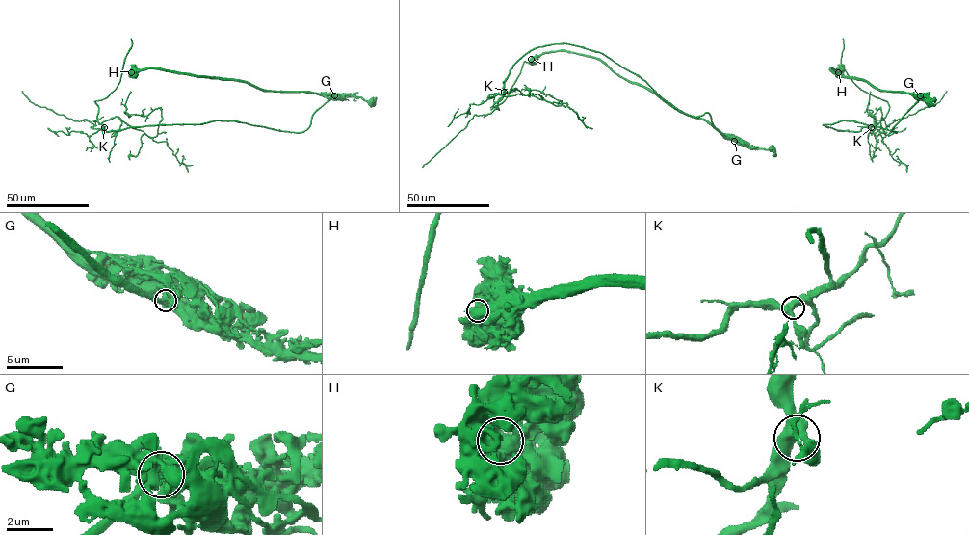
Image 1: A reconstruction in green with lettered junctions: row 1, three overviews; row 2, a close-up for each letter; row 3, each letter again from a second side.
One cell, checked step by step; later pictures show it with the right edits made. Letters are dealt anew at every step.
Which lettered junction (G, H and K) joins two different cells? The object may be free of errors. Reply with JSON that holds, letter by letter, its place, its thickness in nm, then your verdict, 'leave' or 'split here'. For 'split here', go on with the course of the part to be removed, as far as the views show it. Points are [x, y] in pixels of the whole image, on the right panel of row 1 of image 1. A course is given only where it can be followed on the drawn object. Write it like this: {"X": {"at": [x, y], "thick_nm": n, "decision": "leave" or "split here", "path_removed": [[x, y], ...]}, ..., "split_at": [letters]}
{"G": {"at": [920, 95], "thick_nm": 550, "decision": "split here", "path_removed": [[920, 96], [895, 132], [823, 124], [859, 131], [874, 116], [885, 137], [881, 108], [867, 112], [870, 91]]}, "H": {"at": [838, 72], "thick_nm": 650, "decision": "leave"}, "K": {"at": [871, 127], "thick_nm": 460, "decision": "leave"}, "split_at": ["G"]}

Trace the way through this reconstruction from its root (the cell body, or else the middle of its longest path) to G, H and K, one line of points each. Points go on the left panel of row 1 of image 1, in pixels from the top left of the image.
G: (372, 102), (357, 96), (334, 96)
H: (372, 102), (357, 96), (262, 91), (243, 81), (163, 69), (131, 72)
K: (372, 102), (333, 96), (315, 112), (310, 125), (299, 132), (233, 120), (109, 131), (104, 127)

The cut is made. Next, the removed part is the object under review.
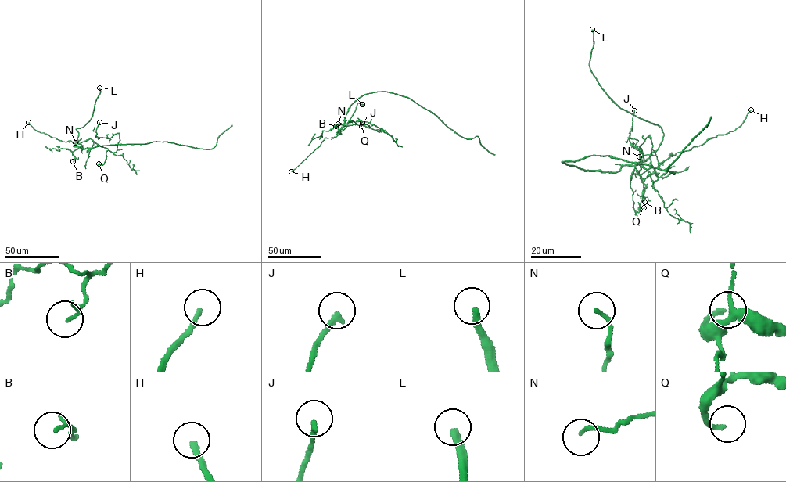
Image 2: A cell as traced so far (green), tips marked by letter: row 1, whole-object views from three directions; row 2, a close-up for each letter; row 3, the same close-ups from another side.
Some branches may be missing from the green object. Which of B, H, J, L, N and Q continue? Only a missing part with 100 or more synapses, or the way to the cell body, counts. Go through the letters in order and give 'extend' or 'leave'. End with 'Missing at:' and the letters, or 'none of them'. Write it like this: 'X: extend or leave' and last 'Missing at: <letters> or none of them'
B: leave
H: leave
J: leave
L: extend
N: leave
Q: leave
Missing at: L

